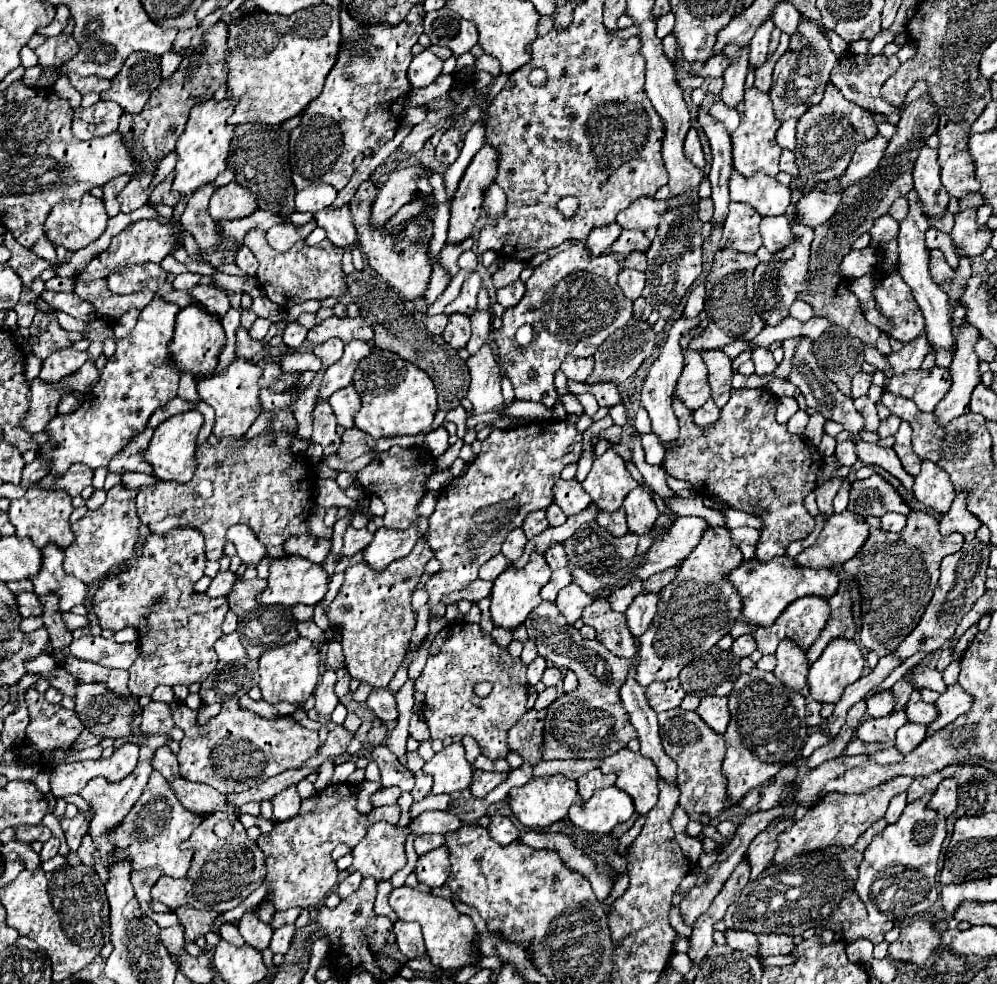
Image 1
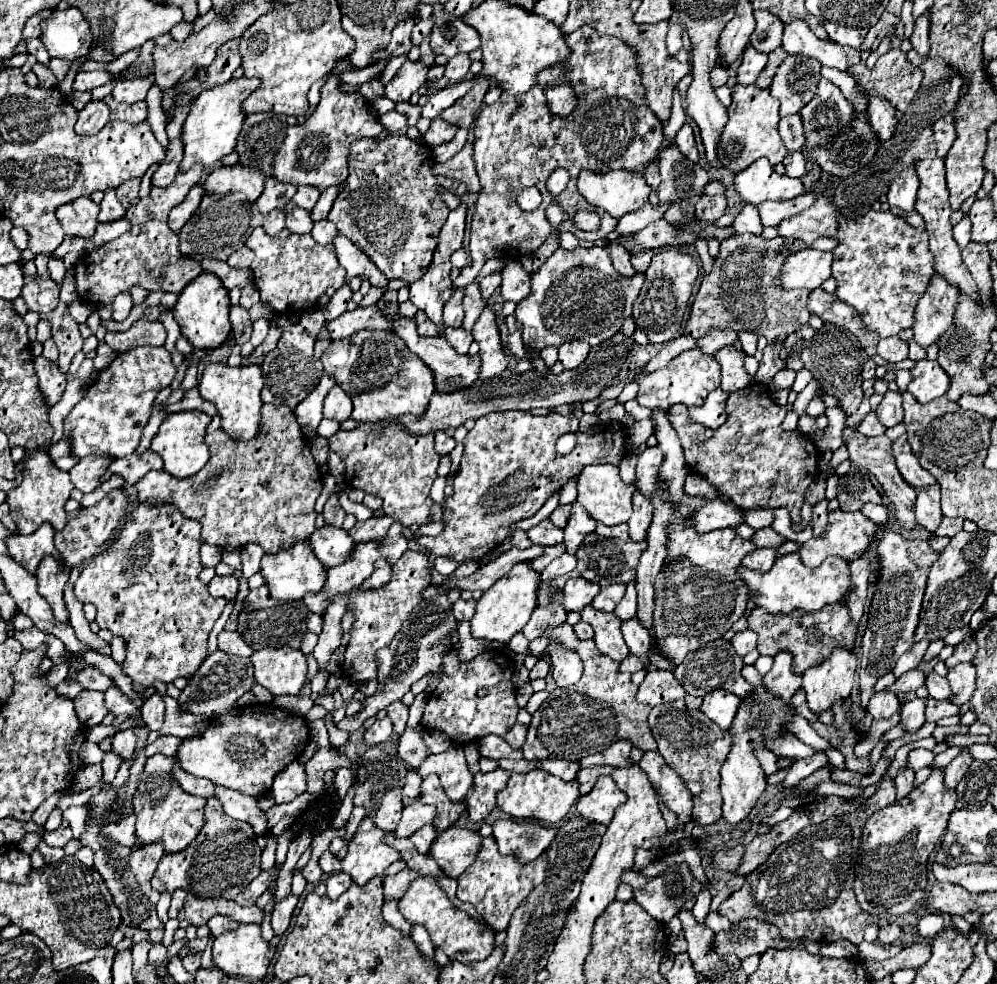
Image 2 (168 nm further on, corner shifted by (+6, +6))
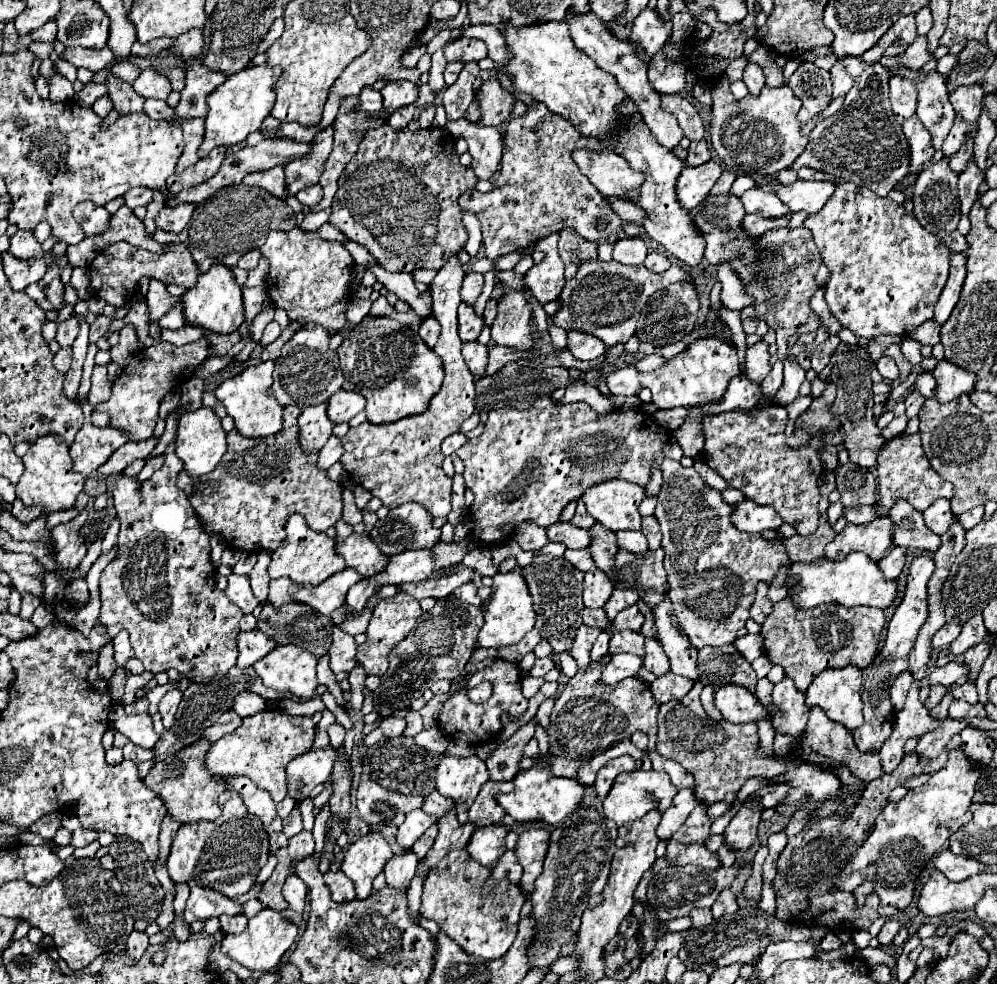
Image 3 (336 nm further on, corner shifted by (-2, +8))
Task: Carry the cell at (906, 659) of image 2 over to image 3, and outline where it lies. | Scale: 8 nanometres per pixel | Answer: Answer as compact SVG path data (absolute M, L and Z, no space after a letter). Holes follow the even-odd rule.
M957 618L949 620L935 636L933 636L933 648L949 648L949 644L961 634L961 622Z

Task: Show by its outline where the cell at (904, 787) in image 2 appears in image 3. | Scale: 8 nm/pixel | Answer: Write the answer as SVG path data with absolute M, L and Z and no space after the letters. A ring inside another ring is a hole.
M945 718L941 722L941 726L933 732L927 732L925 736L921 736L919 744L917 744L917 754L923 758L923 760L931 760L935 756L939 756L939 752L947 746L947 742L959 734L969 722L967 720L955 720L955 718Z

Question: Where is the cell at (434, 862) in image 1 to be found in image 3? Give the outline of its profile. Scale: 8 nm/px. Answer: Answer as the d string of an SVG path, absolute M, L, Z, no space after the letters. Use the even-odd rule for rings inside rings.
M493 824L487 828L477 828L475 836L471 838L471 844L467 844L467 852L471 852L471 858L475 858L479 864L493 868L497 858L507 850L505 836L509 828L505 824Z

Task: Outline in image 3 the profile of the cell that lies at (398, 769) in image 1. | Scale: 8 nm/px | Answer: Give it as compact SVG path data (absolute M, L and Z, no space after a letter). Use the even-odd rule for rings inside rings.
M437 790L427 798L427 804L423 806L423 812L427 812L429 816L433 816L435 822L441 820L441 818L443 818L445 814L449 814L451 810L455 810L455 802L443 798Z

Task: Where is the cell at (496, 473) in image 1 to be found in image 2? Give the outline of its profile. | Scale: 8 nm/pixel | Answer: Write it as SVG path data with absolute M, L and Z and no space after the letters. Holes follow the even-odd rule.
M511 410L511 412L491 412L479 418L475 428L469 430L469 434L465 436L465 452L463 452L459 470L455 474L453 496L445 496L443 530L439 536L419 536L417 544L425 546L429 554L447 556L457 564L463 564L467 560L481 560L507 538L509 528L515 522L533 516L543 506L543 502L555 490L559 490L569 478L577 476L579 470L583 470L583 466L599 464L599 462L619 464L621 458L627 454L625 442L629 434L623 424L611 424L609 428L603 428L597 434L581 434L577 428L579 428L579 420L575 416L563 416L557 412L547 416L533 416L533 414ZM567 432L577 434L577 446L573 448L571 454L559 456L555 452L555 440Z

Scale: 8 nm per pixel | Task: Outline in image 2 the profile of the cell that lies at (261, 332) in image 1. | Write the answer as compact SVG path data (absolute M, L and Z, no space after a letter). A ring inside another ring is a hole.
M265 318L255 320L253 322L253 332L251 332L251 344L253 346L259 346L265 340L267 330L269 330L269 320L265 320Z

